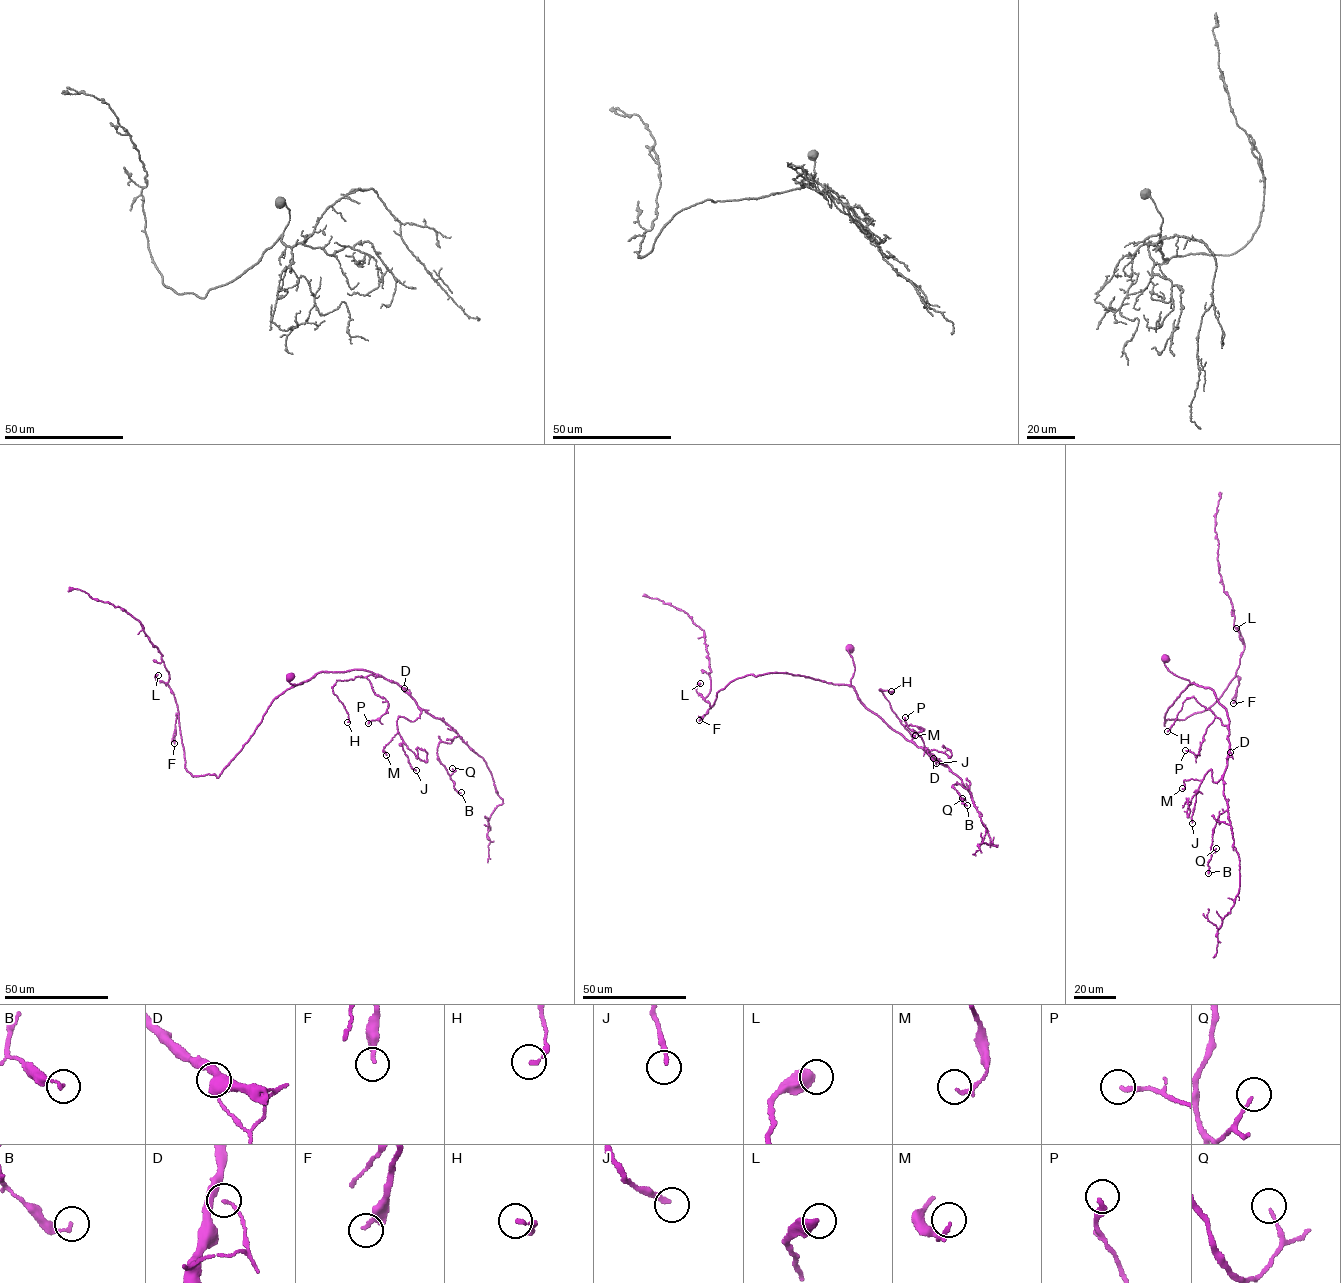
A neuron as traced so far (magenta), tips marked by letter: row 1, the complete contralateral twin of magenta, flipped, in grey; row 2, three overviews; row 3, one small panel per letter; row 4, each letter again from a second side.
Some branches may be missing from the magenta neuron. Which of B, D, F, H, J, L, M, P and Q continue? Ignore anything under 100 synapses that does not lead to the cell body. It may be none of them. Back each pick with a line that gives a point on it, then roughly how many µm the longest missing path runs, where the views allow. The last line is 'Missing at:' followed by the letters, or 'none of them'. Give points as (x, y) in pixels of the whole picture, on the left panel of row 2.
Missing at: none of them

